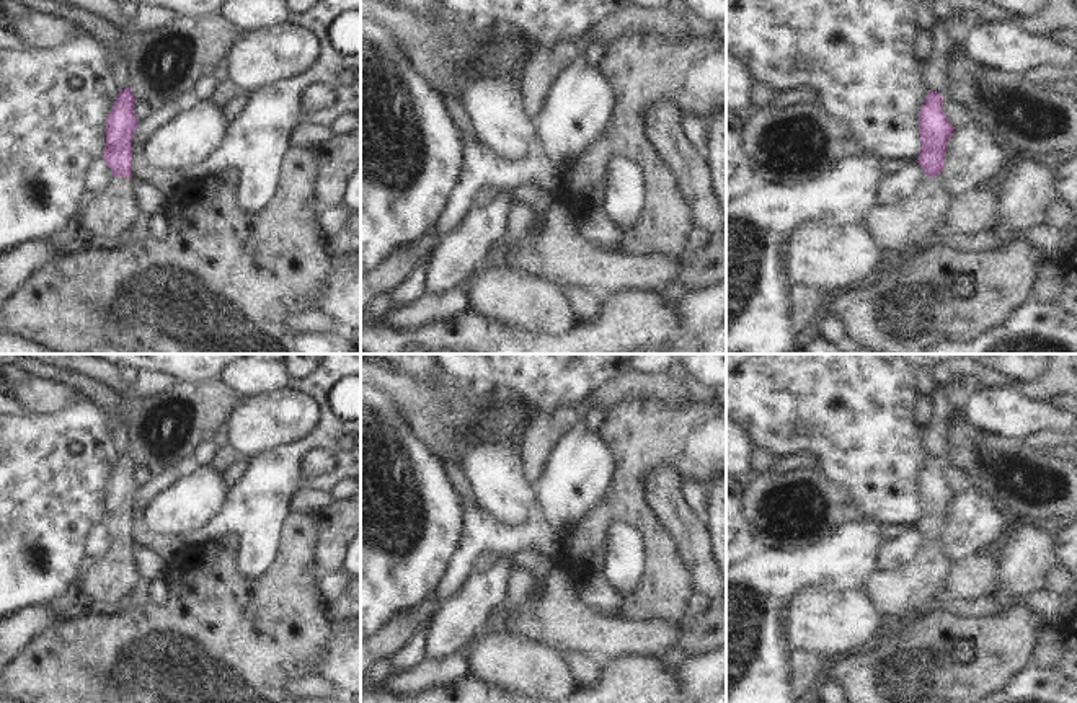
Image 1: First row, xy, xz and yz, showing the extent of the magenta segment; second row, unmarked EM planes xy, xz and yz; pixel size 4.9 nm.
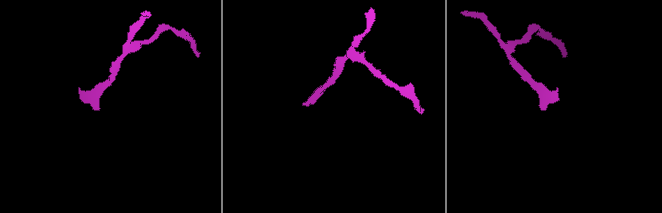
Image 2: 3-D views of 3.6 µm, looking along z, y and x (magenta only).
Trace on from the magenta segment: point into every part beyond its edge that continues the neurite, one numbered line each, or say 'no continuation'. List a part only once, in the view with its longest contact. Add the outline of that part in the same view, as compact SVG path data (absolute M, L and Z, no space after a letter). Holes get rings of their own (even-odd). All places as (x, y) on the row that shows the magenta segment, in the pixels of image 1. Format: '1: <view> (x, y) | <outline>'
1: xy (108, 216) | M116 178L108 191L90 194L80 220L98 245L114 246L126 243L127 230L140 214L135 179Z

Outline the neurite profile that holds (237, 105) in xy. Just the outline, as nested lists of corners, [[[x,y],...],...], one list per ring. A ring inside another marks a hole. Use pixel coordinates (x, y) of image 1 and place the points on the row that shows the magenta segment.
[[[245,91],[243,95],[233,98],[228,104],[224,106],[224,114],[228,124],[233,124],[233,121],[242,114],[246,106],[248,96],[250,93]]]

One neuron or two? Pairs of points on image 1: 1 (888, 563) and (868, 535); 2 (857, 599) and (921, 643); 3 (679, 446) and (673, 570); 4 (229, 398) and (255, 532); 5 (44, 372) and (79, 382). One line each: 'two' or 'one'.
1: two
2: two
3: one
4: two
5: one

